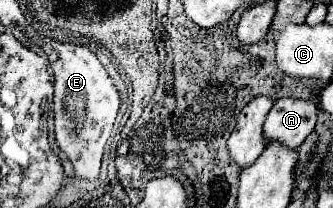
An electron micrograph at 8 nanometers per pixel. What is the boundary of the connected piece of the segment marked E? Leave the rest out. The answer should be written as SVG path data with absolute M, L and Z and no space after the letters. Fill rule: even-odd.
M50 40L46 44L46 54L56 76L54 82L56 142L72 160L76 176L86 180L96 180L100 174L104 146L120 108L120 94L104 66L98 64L98 58L90 48ZM88 104L90 104L90 116L88 116Z

